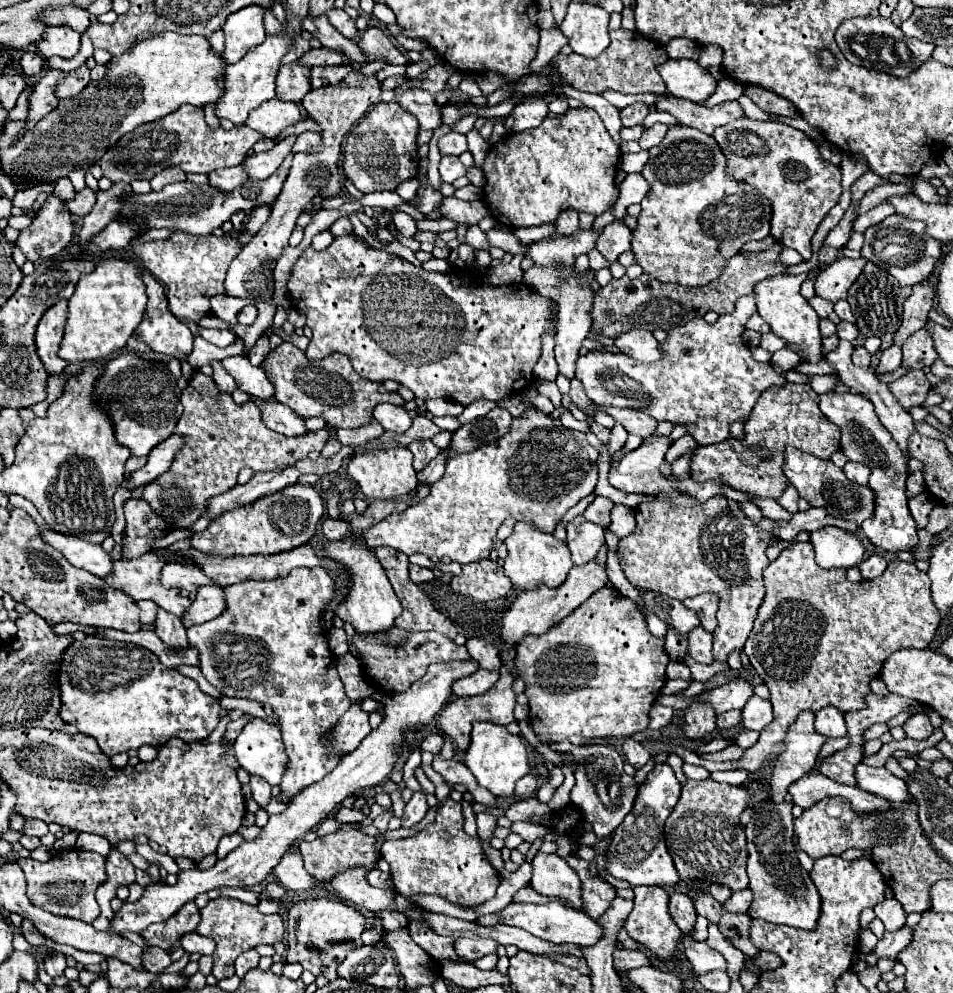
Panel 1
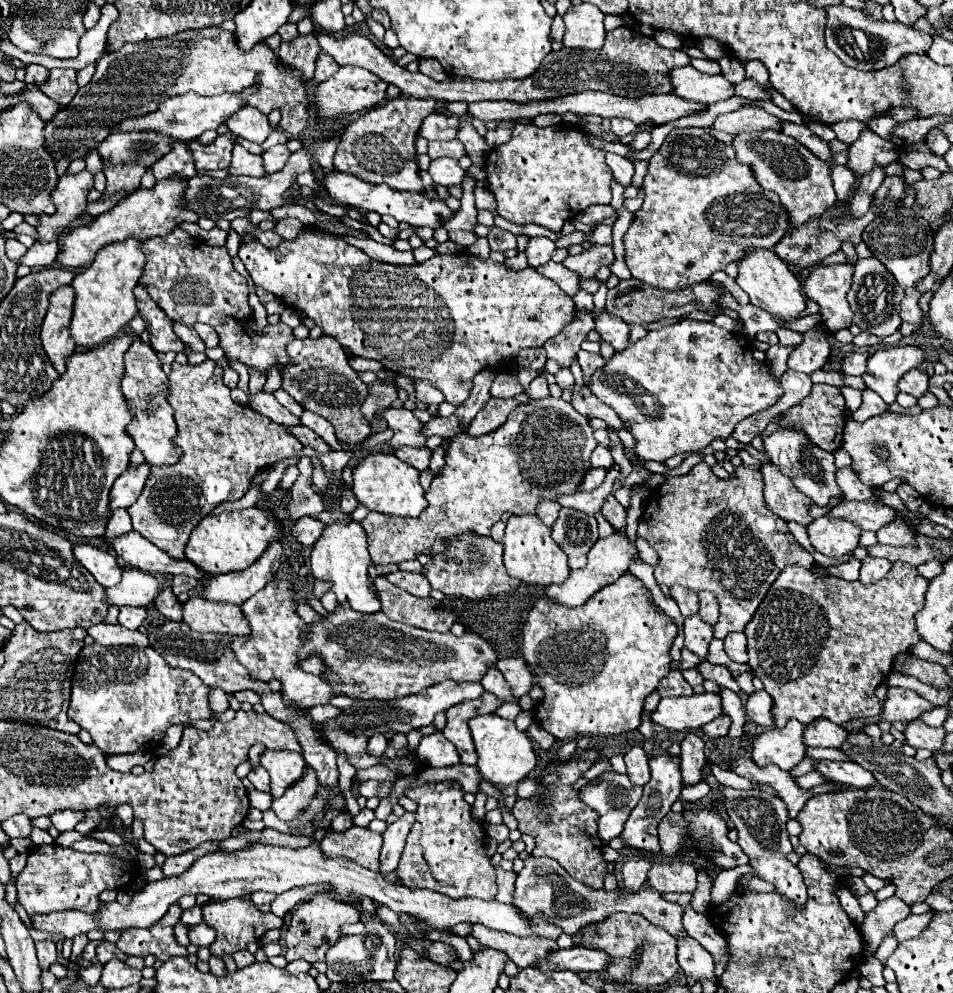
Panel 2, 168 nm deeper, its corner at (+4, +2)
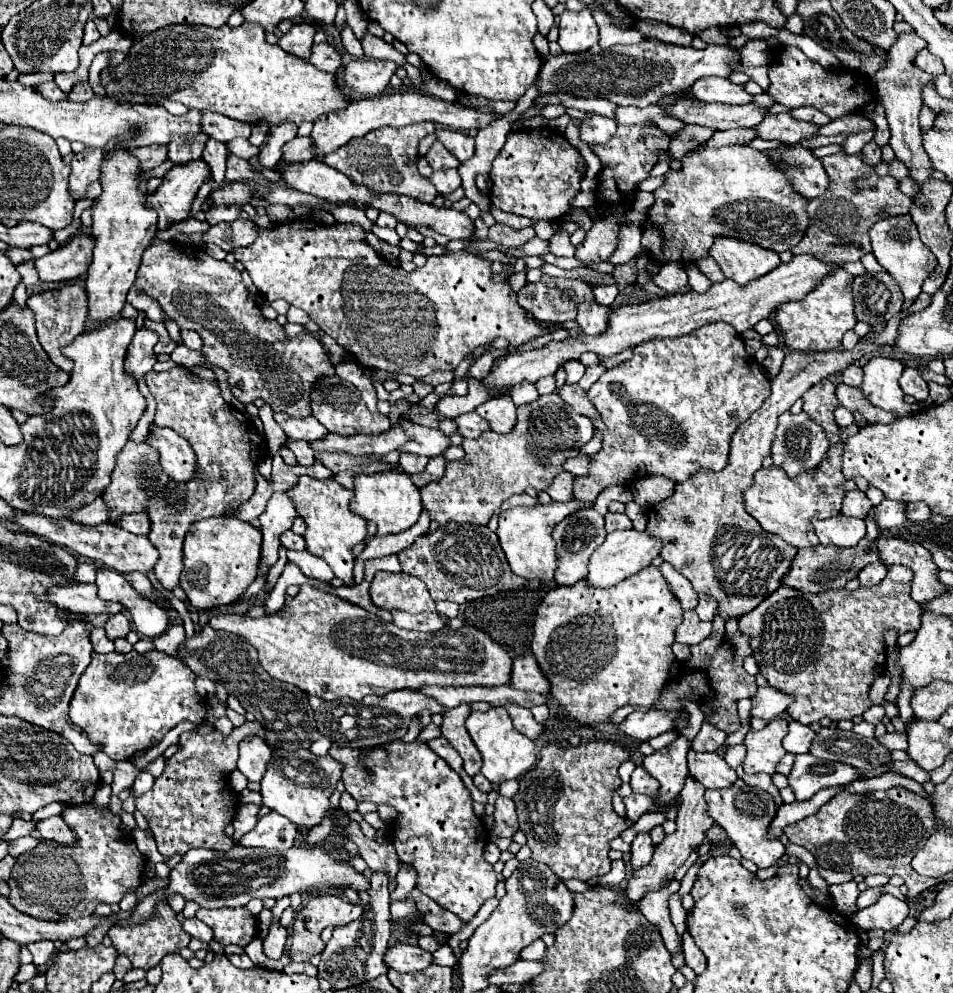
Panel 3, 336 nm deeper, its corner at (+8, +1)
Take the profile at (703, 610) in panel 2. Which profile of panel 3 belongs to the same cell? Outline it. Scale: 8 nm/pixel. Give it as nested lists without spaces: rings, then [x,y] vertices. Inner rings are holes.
[[[699,593],[699,603],[697,603],[695,611],[701,617],[701,621],[713,621],[715,611],[717,611],[717,601],[705,593]]]

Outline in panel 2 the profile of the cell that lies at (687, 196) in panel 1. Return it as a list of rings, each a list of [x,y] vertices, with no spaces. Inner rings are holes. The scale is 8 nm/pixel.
[[[701,128],[671,132],[667,146],[679,140],[679,150],[655,152],[643,180],[645,202],[623,236],[625,262],[633,278],[665,290],[677,290],[709,280],[717,270],[745,252],[773,248],[789,230],[787,210],[775,192],[763,190],[749,166],[735,160],[731,146],[711,138]]]

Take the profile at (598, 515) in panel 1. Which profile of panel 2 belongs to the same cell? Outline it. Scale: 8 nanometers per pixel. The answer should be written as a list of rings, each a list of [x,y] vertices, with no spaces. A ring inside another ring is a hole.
[[[613,494],[607,496],[607,500],[605,500],[603,508],[601,508],[601,514],[603,514],[603,518],[605,518],[613,528],[623,528],[623,526],[625,526],[625,516],[627,516],[627,512],[625,512],[625,508],[613,498]]]

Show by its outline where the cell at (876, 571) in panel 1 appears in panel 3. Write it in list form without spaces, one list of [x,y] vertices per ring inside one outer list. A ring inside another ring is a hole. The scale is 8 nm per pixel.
[[[877,561],[877,563],[871,563],[871,565],[863,567],[857,579],[859,579],[859,583],[861,583],[863,587],[873,587],[873,585],[881,583],[885,575],[887,575],[887,567]]]

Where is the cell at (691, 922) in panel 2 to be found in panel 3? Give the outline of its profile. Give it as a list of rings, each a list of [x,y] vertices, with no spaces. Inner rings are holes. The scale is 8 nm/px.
[[[689,933],[683,935],[683,955],[685,955],[685,963],[687,963],[697,975],[705,971],[705,967],[707,967],[705,955],[701,953],[699,947],[695,947],[695,941],[691,939]]]

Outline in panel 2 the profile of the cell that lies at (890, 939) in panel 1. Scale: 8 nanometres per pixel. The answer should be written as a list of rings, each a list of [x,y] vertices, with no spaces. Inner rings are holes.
[[[933,910],[927,912],[927,914],[921,914],[921,916],[909,914],[905,920],[901,920],[899,924],[895,924],[895,928],[893,928],[893,938],[895,938],[897,942],[903,942],[903,940],[909,940],[909,938],[919,936],[919,934],[927,928],[931,916],[933,916]]]

